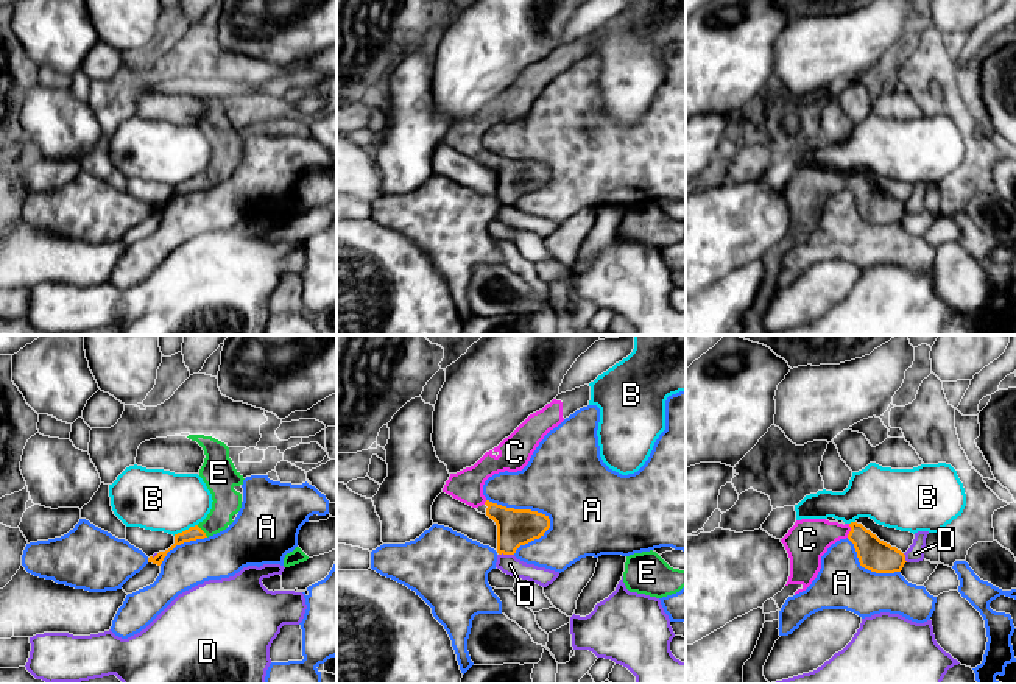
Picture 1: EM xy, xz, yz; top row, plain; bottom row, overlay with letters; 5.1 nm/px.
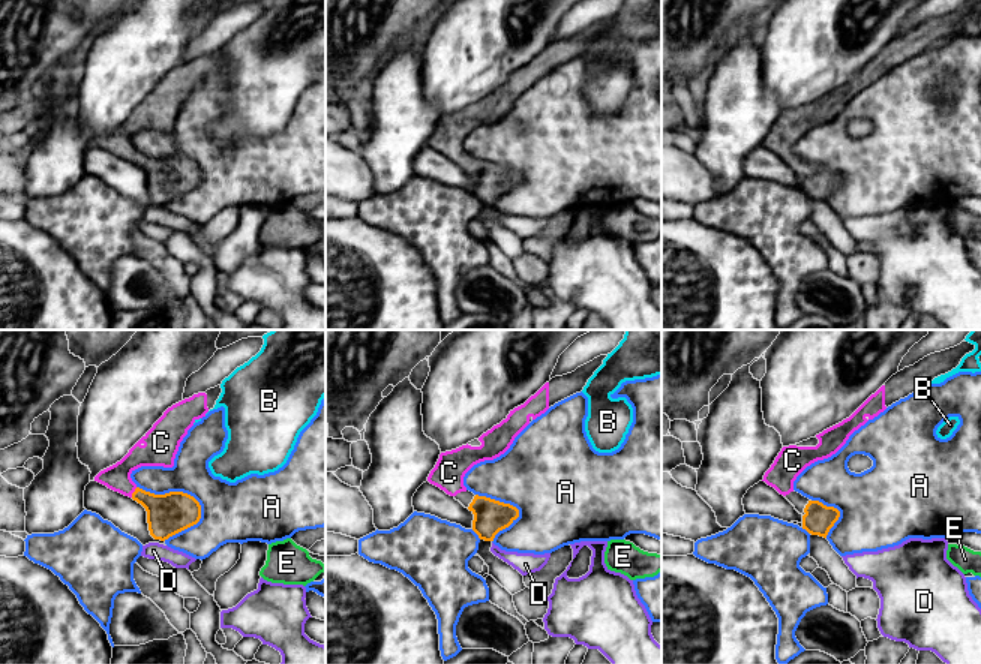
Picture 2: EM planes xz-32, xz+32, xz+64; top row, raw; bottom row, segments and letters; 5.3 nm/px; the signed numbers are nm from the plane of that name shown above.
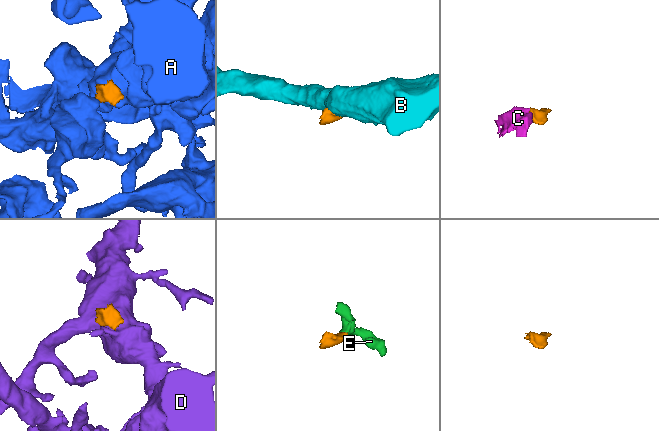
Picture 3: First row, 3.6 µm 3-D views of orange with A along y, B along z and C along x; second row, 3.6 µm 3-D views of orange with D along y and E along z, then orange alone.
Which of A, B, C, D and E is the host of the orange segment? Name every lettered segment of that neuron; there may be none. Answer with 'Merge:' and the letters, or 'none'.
Merge: C, E

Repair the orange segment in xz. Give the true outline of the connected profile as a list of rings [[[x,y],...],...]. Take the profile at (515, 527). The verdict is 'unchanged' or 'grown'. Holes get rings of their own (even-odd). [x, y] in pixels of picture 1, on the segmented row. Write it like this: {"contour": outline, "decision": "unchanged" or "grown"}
{"contour": [[[584,385],[558,394],[542,410],[530,414],[497,447],[486,452],[474,466],[450,474],[443,492],[478,508],[486,505],[486,516],[497,525],[497,553],[514,555],[520,545],[544,536],[550,528],[549,516],[531,509],[514,509],[489,502],[483,495],[485,481],[499,472],[522,471],[544,436],[577,410],[587,407],[591,386]]], "decision": "grown"}

